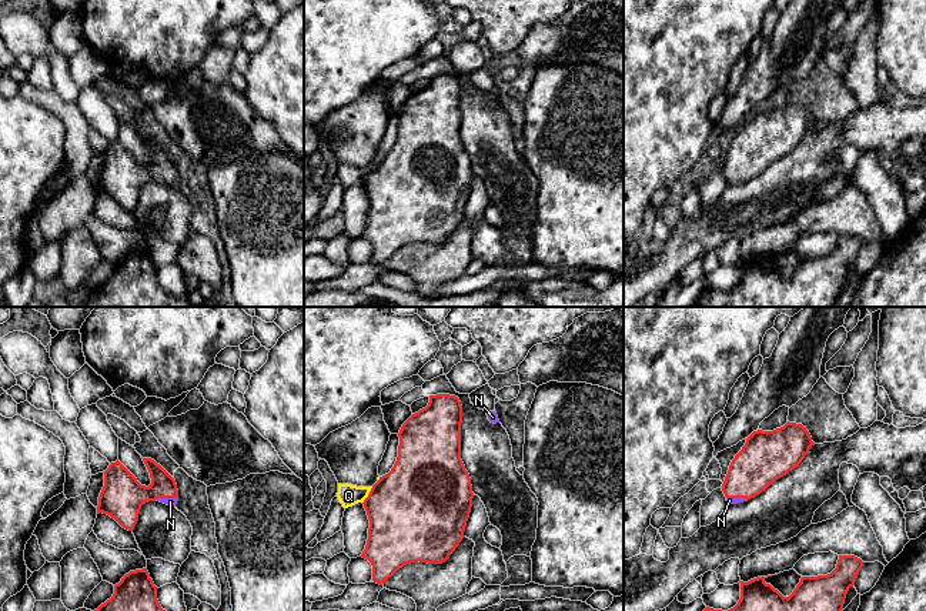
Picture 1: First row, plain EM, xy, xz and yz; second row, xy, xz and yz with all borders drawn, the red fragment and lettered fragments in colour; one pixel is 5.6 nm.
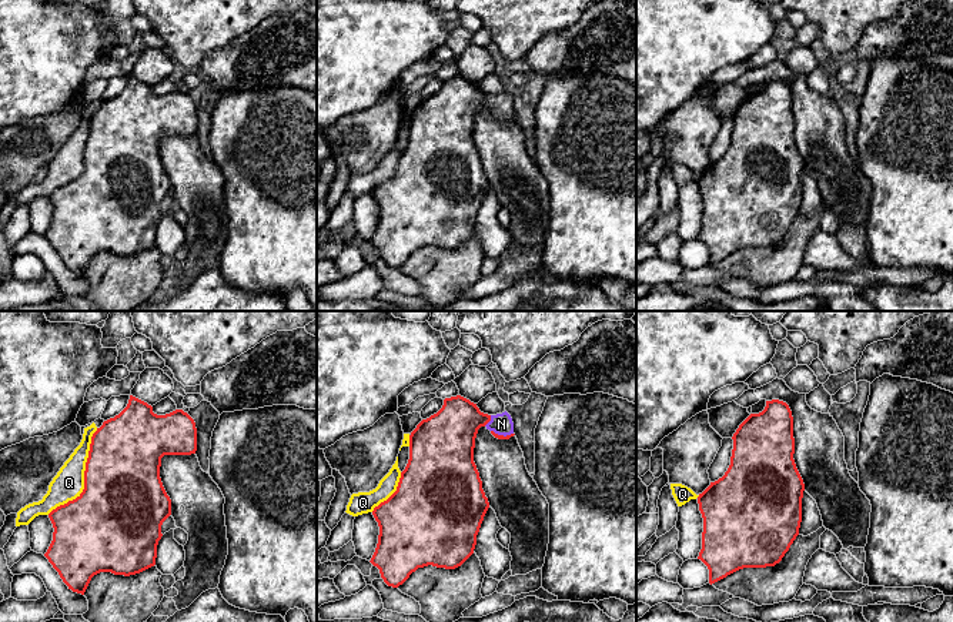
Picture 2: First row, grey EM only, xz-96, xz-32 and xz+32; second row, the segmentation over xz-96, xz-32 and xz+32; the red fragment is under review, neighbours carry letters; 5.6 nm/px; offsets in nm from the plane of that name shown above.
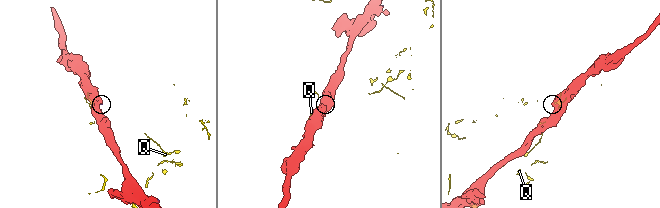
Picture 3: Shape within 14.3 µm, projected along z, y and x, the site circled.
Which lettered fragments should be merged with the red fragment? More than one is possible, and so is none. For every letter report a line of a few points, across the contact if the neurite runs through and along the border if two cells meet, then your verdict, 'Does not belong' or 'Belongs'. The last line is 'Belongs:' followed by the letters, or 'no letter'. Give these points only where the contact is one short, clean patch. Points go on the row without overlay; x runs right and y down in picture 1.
N: Belongs
Q: Does not belong
Belongs: N

